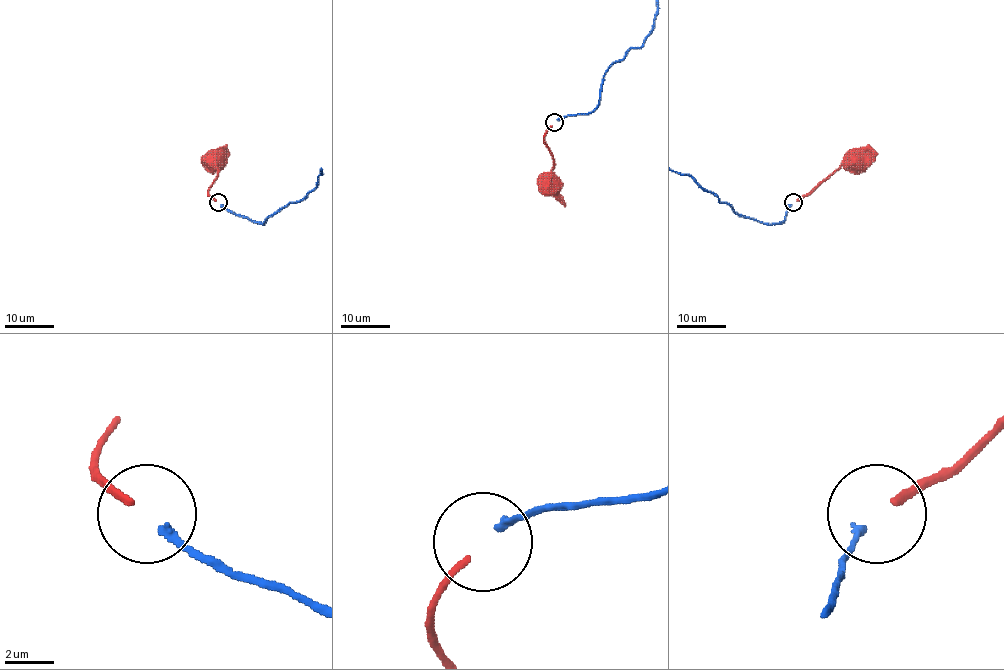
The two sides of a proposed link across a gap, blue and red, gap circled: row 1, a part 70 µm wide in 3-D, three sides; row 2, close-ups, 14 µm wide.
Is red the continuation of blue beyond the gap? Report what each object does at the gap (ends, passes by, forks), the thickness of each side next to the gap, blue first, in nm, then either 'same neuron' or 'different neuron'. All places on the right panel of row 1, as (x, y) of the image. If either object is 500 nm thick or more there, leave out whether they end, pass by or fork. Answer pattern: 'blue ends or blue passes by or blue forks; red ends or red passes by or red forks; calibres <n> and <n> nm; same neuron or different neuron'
blue ends; red ends; calibres 360 and 280 nm; same neuron

